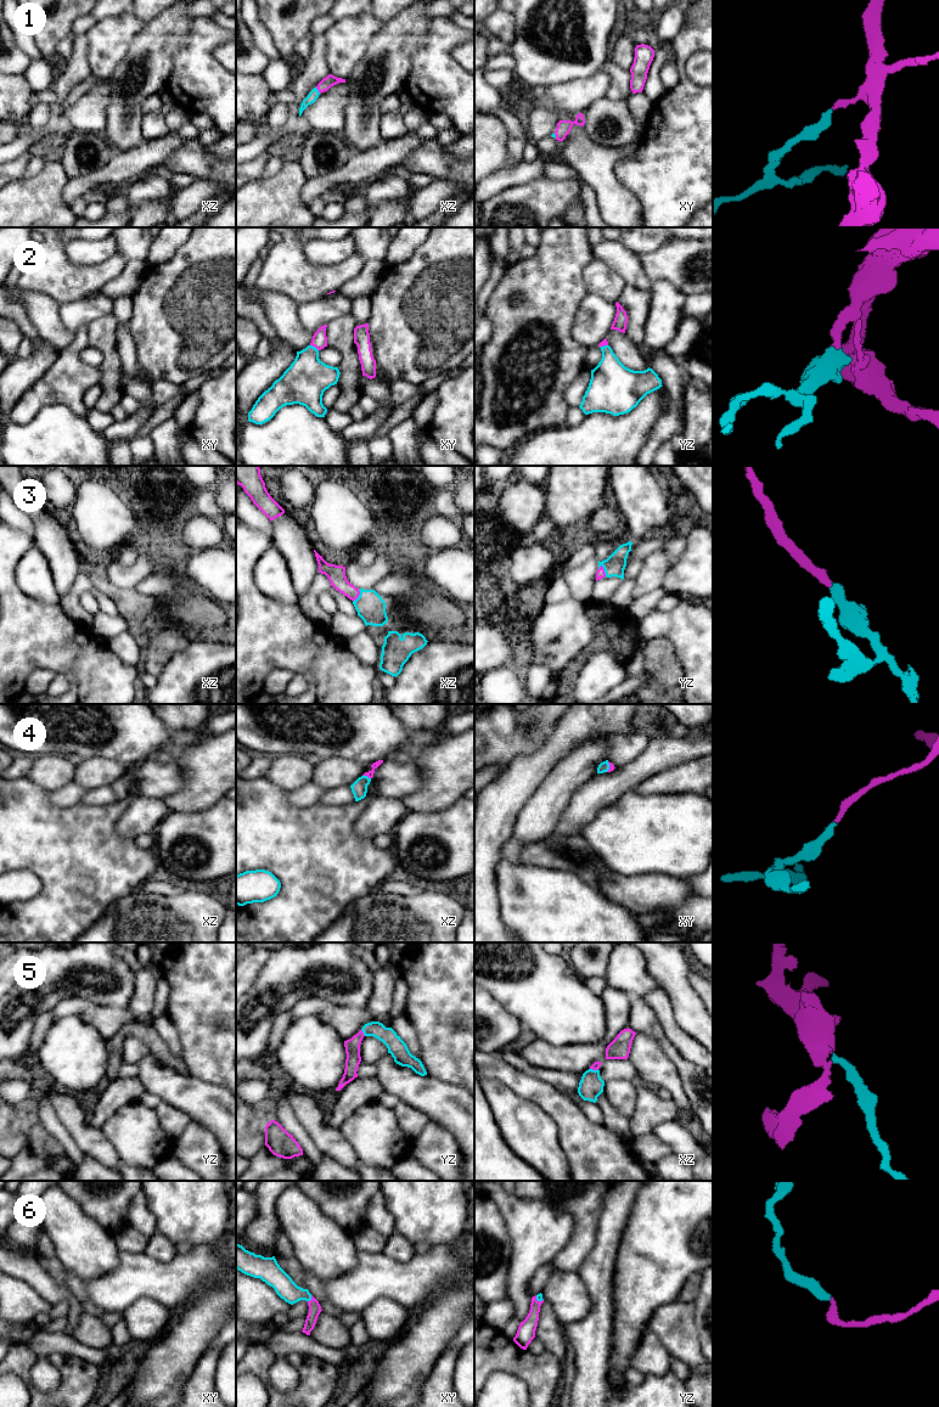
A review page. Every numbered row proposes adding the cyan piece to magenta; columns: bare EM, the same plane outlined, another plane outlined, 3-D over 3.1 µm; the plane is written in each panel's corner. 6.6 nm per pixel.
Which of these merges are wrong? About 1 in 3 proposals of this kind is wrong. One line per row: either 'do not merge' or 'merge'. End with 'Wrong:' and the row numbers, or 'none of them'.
1: merge
2: merge
3: merge
4: merge
5: merge
6: merge
Wrong: none of them

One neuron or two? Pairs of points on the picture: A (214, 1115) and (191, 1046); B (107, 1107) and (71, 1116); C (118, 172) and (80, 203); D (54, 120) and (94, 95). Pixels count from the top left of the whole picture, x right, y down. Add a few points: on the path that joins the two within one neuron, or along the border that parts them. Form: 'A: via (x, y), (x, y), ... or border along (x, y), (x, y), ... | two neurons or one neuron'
A: border along (189, 1074), (223, 1086) | two neurons
B: border along (86, 1120), (89, 1125), (99, 1130) | two neurons
C: border along (80, 196), (69, 207) | two neurons
D: border along (61, 117), (65, 125) | two neurons

